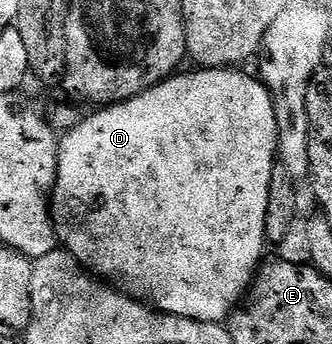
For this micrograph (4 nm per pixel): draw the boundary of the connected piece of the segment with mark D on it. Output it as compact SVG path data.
M230 67L230 68L228 68L228 69L203 69L203 68L198 68L198 69L197 69L197 70L196 70L196 71L193 71L193 72L197 72L197 73L185 73L185 72L186 72L186 71L181 71L181 72L178 72L178 73L177 73L177 74L176 74L176 75L174 75L174 76L171 76L171 77L169 77L169 78L168 78L168 79L167 79L167 80L166 80L166 81L160 81L160 83L159 83L159 84L158 84L158 85L153 85L153 86L151 86L151 87L150 87L150 89L146 89L146 90L145 90L145 92L143 92L143 93L141 93L141 94L139 94L139 95L138 95L138 97L133 97L133 98L132 98L132 99L131 99L131 100L129 100L129 101L119 101L119 102L117 102L117 104L116 104L116 105L111 105L111 106L108 106L108 107L101 107L101 108L98 108L98 109L97 109L97 110L96 110L96 111L93 111L93 114L91 114L91 115L90 115L90 117L89 117L89 114L88 114L88 116L86 116L86 117L85 117L85 118L84 118L84 119L82 119L82 120L81 120L81 121L80 121L80 123L79 123L79 124L77 124L77 125L76 125L76 126L75 126L75 128L74 128L74 129L70 129L70 130L68 130L68 132L66 132L66 133L65 133L65 134L64 134L64 136L62 136L62 137L61 137L61 138L60 138L60 141L59 141L59 144L58 144L58 171L57 171L57 180L56 180L56 181L55 181L55 183L54 183L54 185L53 185L53 190L52 190L52 194L51 194L51 214L52 214L52 224L53 224L53 226L54 226L54 228L55 228L55 229L56 229L56 230L57 230L57 240L58 240L58 242L60 242L60 244L61 244L61 245L62 245L62 246L63 246L63 248L64 248L64 250L65 250L65 252L67 252L67 253L70 253L70 255L72 255L72 256L73 256L73 257L74 257L74 259L75 259L75 260L76 260L76 261L77 261L77 264L78 264L78 265L80 265L80 266L81 266L81 268L82 268L82 269L84 269L84 270L86 270L86 271L88 271L88 272L89 272L89 273L90 273L90 274L93 274L93 275L96 275L96 276L97 276L97 277L98 277L98 278L101 278L101 279L104 279L104 280L105 280L105 281L106 281L106 282L108 282L108 284L110 284L110 285L112 285L112 286L114 286L114 287L116 287L116 288L117 288L117 289L118 289L118 290L120 290L120 292L122 292L122 293L124 293L124 294L125 294L125 296L127 296L127 297L132 297L132 298L133 298L133 300L134 300L134 301L140 301L140 302L142 302L142 303L144 303L144 304L146 304L146 305L148 305L148 306L150 306L150 307L152 307L152 308L154 308L154 309L156 309L156 310L158 310L158 311L160 311L160 312L162 312L162 313L169 313L169 314L170 314L170 315L171 315L171 316L172 316L172 317L186 317L186 318L187 318L187 319L191 319L191 320L192 320L192 321L199 321L199 322L202 322L202 323L221 323L221 322L224 322L224 321L225 321L225 320L226 320L226 318L228 318L228 317L229 317L229 316L230 316L230 314L232 314L232 312L233 312L233 310L234 310L234 309L236 309L236 308L237 308L237 306L238 306L238 304L239 304L239 302L240 302L240 301L241 301L241 300L242 300L242 298L244 298L244 296L245 296L245 294L246 294L246 292L247 292L247 290L248 290L248 288L249 288L249 286L250 286L250 285L252 285L252 283L253 283L253 278L254 278L254 276L255 276L255 274L256 274L256 272L257 272L257 270L258 270L258 268L259 268L259 266L260 266L260 265L261 265L261 264L262 264L262 261L263 261L263 256L262 256L262 257L261 257L261 252L263 252L263 251L264 251L264 249L265 249L265 248L267 248L267 242L266 242L266 239L265 239L265 220L266 220L266 219L267 219L267 207L268 207L268 206L269 206L269 184L270 184L270 183L271 183L271 175L272 175L272 174L273 174L273 166L274 166L274 164L275 164L275 162L276 162L276 161L277 161L277 124L276 124L276 123L275 123L275 109L274 109L274 107L273 107L273 96L272 96L272 95L270 95L270 93L269 93L269 92L268 92L268 91L267 91L267 87L266 87L266 86L265 86L265 84L264 84L264 83L263 83L263 82L261 82L261 80L260 80L260 79L258 79L258 78L257 78L257 77L256 77L256 76L253 76L253 77L248 77L248 75L247 75L247 74L245 74L245 73L241 73L241 72L245 72L245 71L238 71L238 70L237 70L237 69L236 69L236 68L233 68L233 67Z

